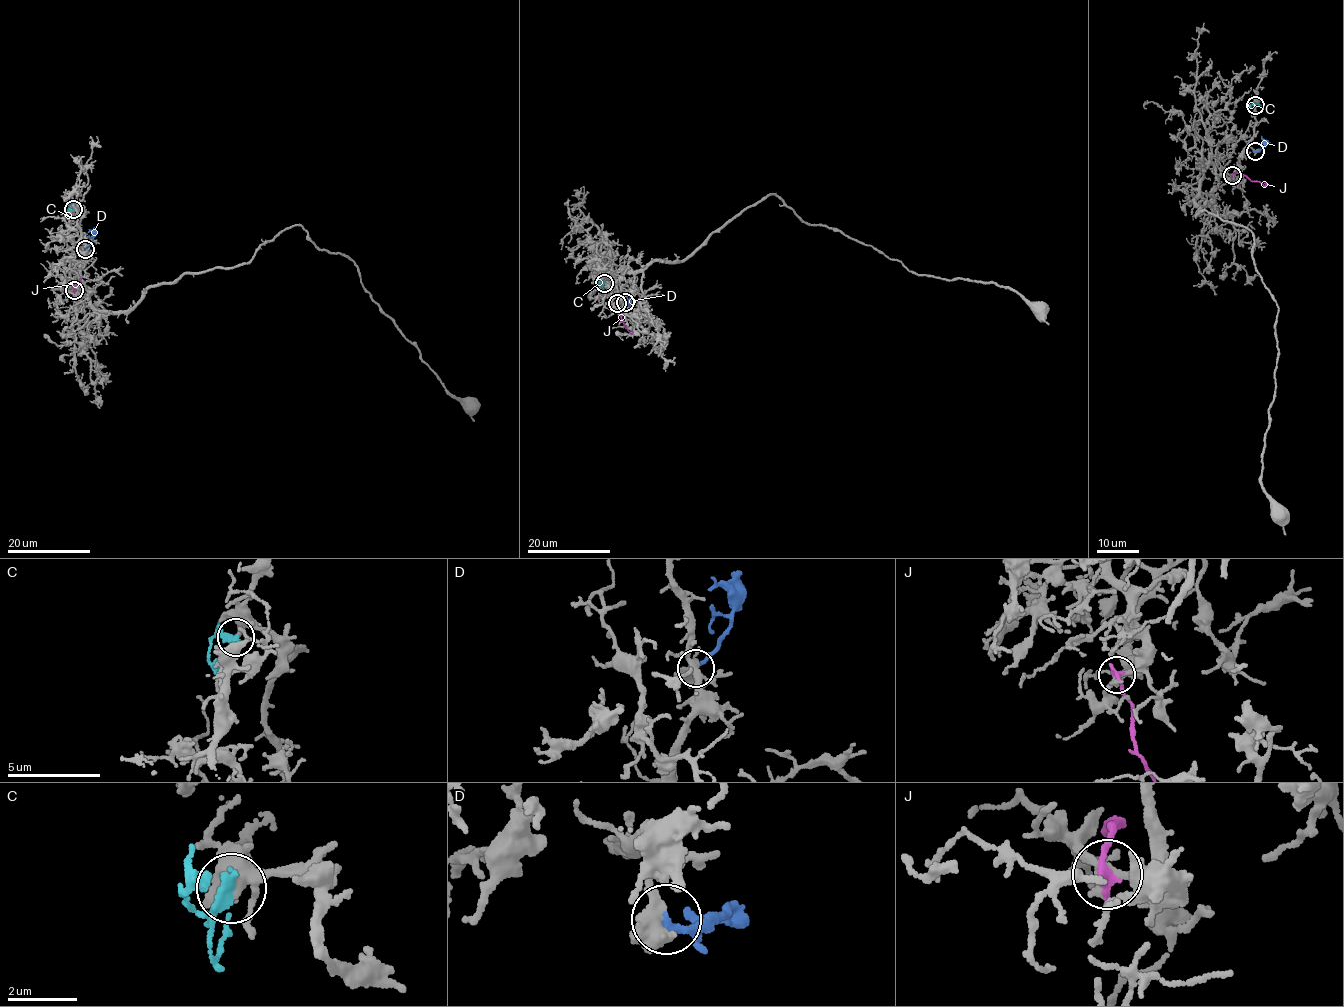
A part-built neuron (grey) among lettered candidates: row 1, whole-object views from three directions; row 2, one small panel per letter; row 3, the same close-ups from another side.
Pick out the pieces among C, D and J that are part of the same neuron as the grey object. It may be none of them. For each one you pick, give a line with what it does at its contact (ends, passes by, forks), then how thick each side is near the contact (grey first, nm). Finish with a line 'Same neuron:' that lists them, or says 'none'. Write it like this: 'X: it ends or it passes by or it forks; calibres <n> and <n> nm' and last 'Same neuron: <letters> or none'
D: it ends; calibres 440 and 240 nm
Same neuron: D

